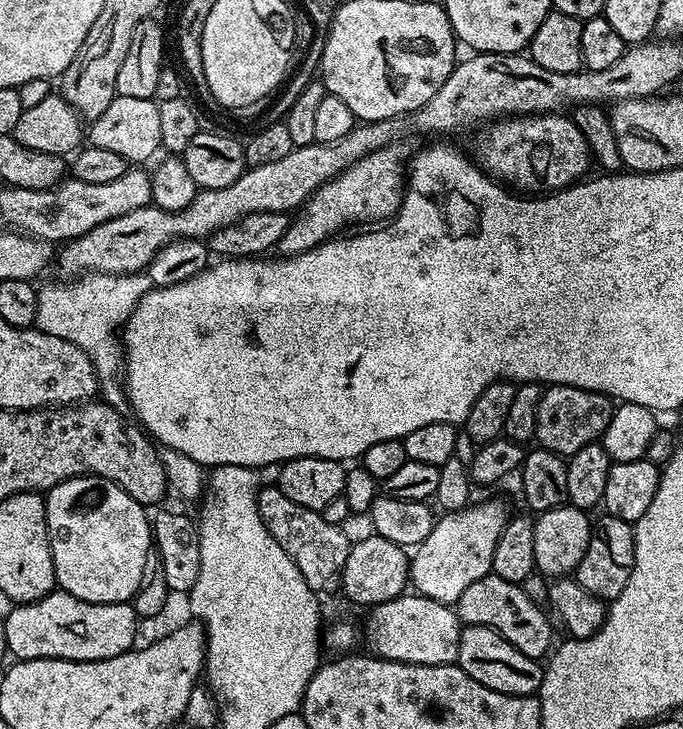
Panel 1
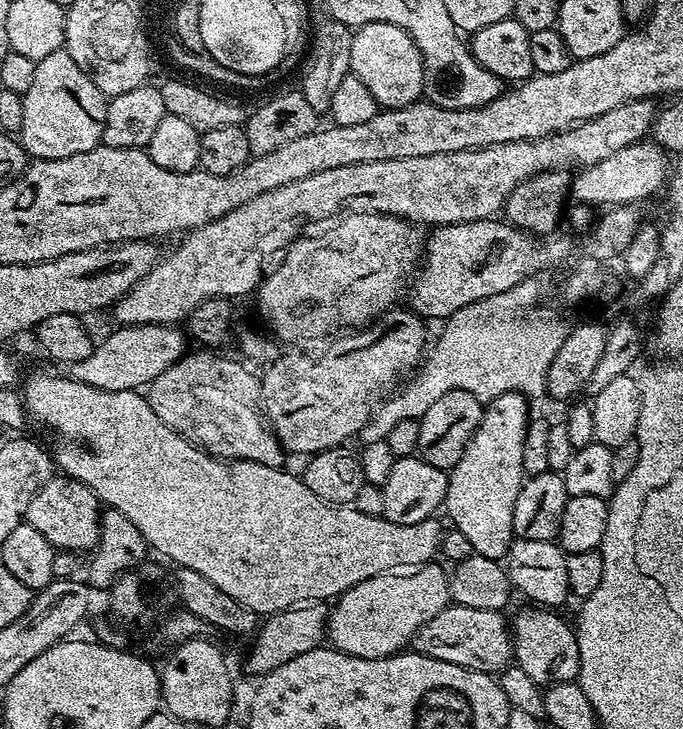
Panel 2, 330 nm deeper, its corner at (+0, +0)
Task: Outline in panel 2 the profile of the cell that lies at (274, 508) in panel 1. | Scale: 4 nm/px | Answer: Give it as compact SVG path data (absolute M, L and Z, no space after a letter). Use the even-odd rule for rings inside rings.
M212 350L189 351L178 362L158 378L154 378L152 383L147 385L146 395L154 414L170 426L182 438L186 438L196 447L204 449L210 456L219 456L221 460L249 460L265 464L271 468L281 467L285 462L286 453L278 438L268 427L263 411L260 407L260 382L257 373L252 373L250 369L243 368L236 360L227 360Z

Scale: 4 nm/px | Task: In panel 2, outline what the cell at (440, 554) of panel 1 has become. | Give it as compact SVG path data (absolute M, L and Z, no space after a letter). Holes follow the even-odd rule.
M429 562L407 574L385 574L358 582L358 586L335 597L328 613L327 643L358 658L393 656L407 649L418 629L449 607L448 577L436 562Z

